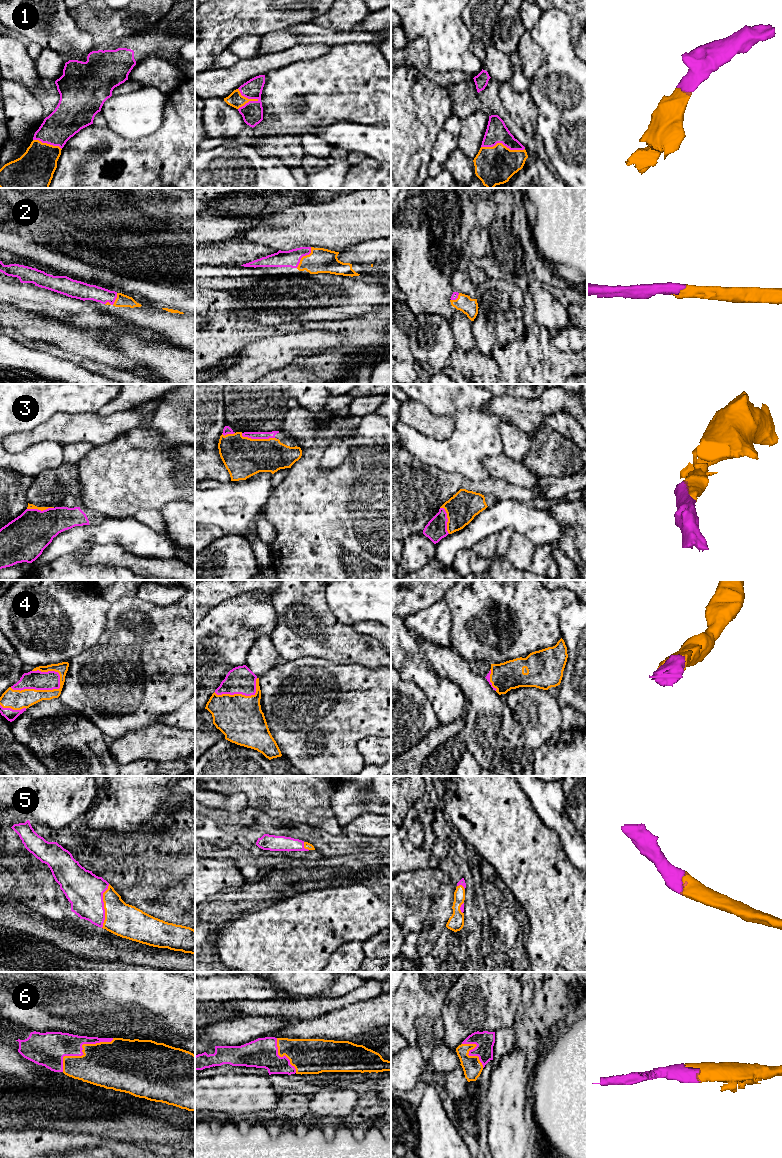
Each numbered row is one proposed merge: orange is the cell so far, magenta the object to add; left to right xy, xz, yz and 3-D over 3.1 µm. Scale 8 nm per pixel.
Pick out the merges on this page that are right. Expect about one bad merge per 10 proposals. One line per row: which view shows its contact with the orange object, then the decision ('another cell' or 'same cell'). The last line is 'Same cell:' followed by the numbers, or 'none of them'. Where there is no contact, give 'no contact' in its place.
1: xz | same cell
2: xz | same cell
3: xz | same cell
4: xy | same cell
5: xy | same cell
6: xy | same cell
Same cell: 1, 2, 3, 4, 5, 6

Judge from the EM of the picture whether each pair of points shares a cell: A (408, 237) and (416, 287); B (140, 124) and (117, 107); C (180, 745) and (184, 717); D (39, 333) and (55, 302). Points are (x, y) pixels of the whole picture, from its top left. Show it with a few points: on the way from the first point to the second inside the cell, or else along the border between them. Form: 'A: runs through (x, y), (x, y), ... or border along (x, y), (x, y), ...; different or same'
A: runs through (411, 249), (412, 268), (416, 275); same
B: runs through (134, 118), (123, 113); same
C: border along (161, 722), (184, 730); different
D: border along (25, 311), (48, 316), (70, 325); different

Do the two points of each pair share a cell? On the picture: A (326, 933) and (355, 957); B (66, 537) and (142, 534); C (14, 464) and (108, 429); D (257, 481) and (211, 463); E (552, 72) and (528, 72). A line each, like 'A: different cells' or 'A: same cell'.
A: different cells
B: same cell
C: different cells
D: different cells
E: different cells

